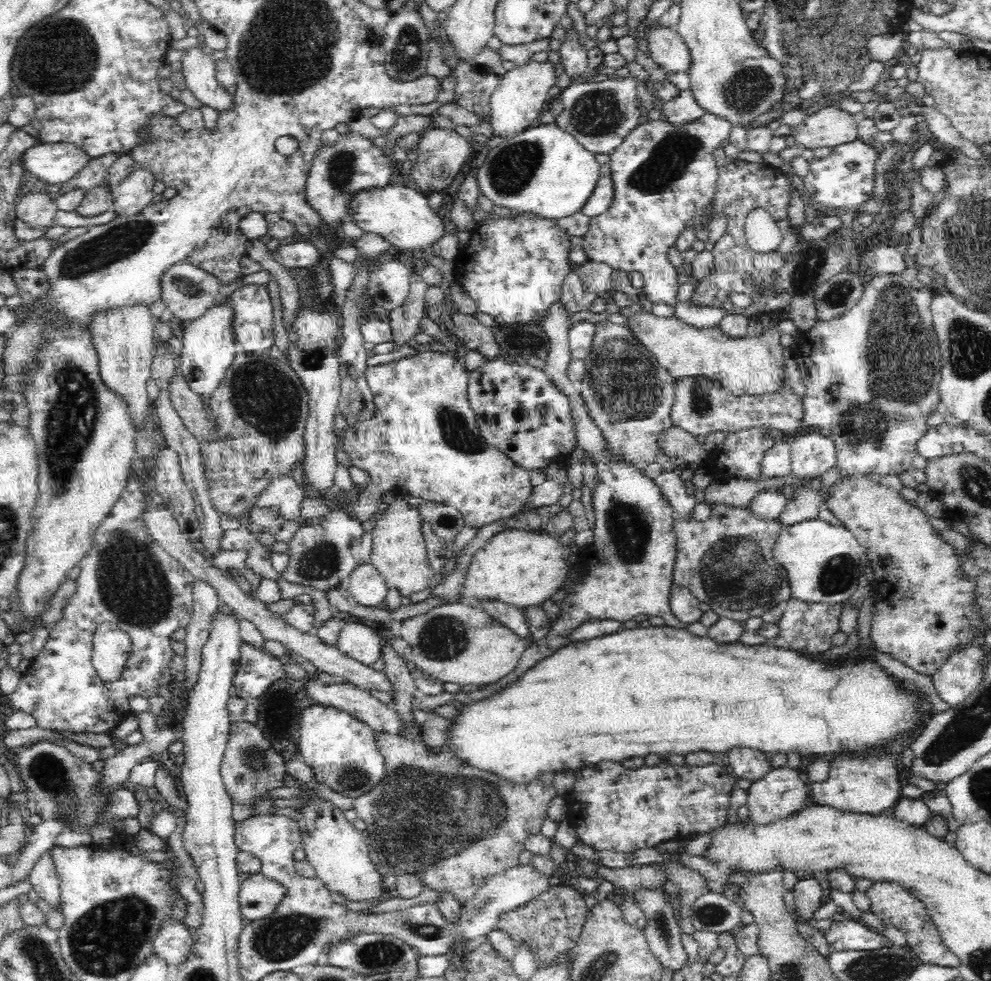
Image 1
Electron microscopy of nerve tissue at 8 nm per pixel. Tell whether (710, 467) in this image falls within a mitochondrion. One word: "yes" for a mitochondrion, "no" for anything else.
no

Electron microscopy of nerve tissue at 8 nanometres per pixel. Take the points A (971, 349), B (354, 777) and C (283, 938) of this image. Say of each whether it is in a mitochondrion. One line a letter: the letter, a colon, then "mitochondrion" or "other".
A: mitochondrion
B: mitochondrion
C: mitochondrion

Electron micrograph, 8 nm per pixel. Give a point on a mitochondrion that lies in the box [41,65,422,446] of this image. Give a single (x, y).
(261, 395)

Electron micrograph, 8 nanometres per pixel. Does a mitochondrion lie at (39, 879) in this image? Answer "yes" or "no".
no

